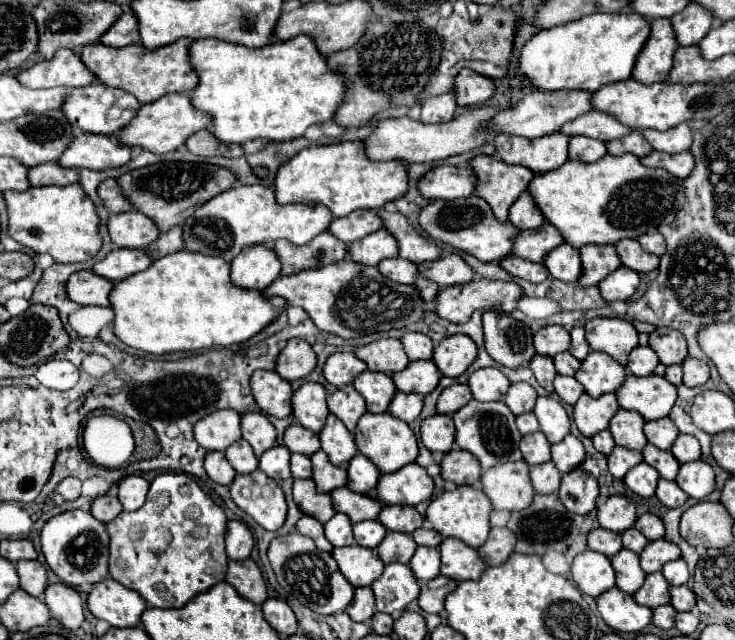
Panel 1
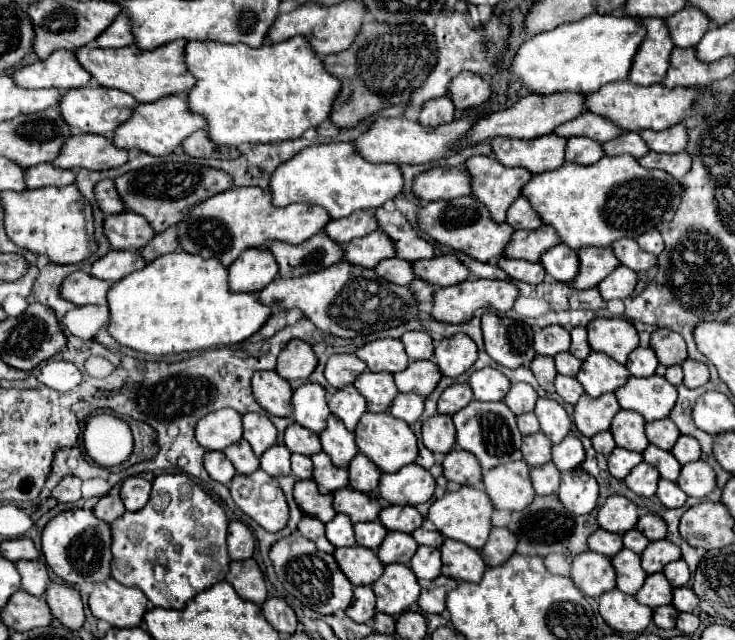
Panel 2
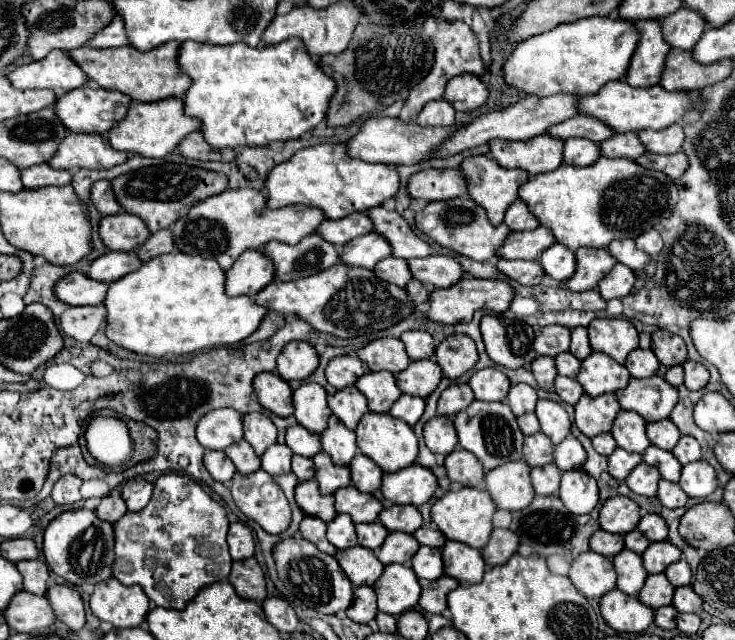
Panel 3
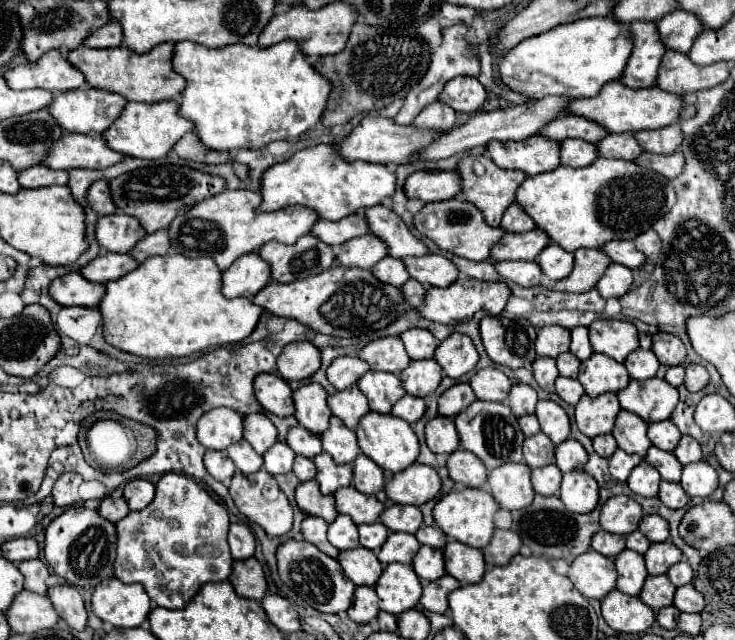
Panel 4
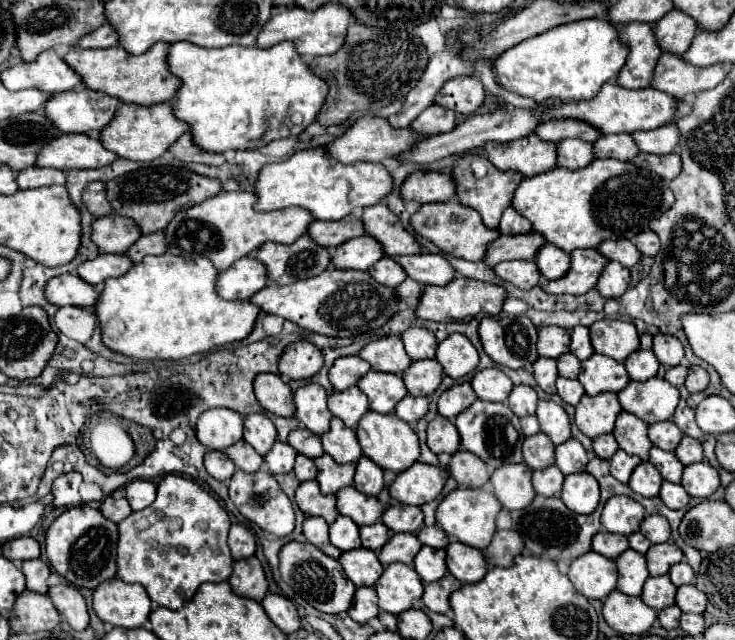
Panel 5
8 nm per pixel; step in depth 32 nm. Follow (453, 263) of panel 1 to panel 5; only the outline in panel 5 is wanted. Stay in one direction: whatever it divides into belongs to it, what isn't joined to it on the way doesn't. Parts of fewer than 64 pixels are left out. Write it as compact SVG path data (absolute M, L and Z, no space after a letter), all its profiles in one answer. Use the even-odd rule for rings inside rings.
M412 254L412 256L390 256L396 260L408 278L416 280L422 286L444 286L454 278L454 268L440 254Z

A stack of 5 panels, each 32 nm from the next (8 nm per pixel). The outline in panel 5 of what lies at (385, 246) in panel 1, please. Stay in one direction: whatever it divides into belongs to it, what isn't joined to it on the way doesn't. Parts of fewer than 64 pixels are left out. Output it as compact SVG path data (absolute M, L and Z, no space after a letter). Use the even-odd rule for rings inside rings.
M368 234L352 238L332 250L330 262L340 270L368 270L384 256L380 242Z

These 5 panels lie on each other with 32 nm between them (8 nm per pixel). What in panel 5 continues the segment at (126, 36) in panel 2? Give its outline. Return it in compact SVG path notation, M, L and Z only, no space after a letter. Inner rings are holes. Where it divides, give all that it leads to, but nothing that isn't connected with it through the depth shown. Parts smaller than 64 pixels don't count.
M104 24L98 30L82 36L76 46L78 48L110 48L110 46L118 46L118 36L114 28L108 28L108 24Z

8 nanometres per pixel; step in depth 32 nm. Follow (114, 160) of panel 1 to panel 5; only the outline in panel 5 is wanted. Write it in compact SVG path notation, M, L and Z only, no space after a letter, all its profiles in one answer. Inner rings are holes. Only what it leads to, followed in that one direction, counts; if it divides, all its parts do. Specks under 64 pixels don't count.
M62 134L44 146L34 166L50 166L66 172L72 168L102 168L114 160L114 152L108 152L100 140L88 134Z

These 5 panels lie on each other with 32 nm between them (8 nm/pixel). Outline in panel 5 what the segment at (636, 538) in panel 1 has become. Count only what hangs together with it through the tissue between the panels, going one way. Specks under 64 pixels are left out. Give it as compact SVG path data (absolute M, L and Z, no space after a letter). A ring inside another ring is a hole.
M634 532L632 536L628 536L628 540L630 540L630 548L640 552L640 554L646 554L648 548L650 548L650 542L640 532Z

